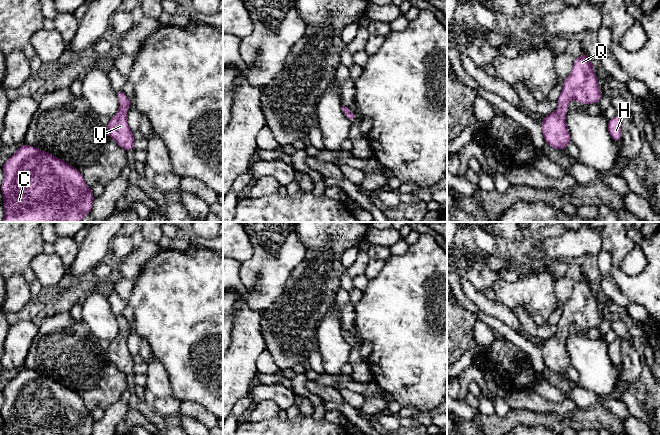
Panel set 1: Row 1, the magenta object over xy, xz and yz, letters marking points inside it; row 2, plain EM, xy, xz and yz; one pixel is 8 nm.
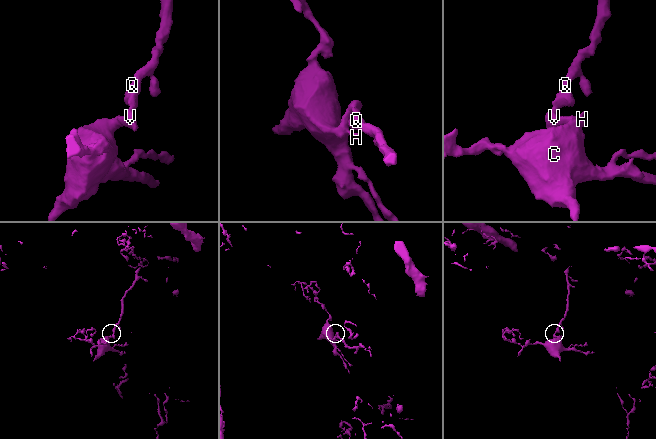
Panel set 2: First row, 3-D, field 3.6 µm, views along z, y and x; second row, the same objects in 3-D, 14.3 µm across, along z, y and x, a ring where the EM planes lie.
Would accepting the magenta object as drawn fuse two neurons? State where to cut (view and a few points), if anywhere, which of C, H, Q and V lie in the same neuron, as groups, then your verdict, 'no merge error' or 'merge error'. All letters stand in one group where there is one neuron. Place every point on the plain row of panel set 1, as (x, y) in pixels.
cut none; groups C H Q V; no merge error

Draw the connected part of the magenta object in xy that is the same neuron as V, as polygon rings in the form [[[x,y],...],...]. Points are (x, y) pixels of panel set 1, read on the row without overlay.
[[[122,314],[116,318],[120,325],[120,332],[115,340],[110,342],[106,350],[107,357],[121,372],[126,375],[134,374],[135,363],[127,346],[127,333],[132,328]]]

